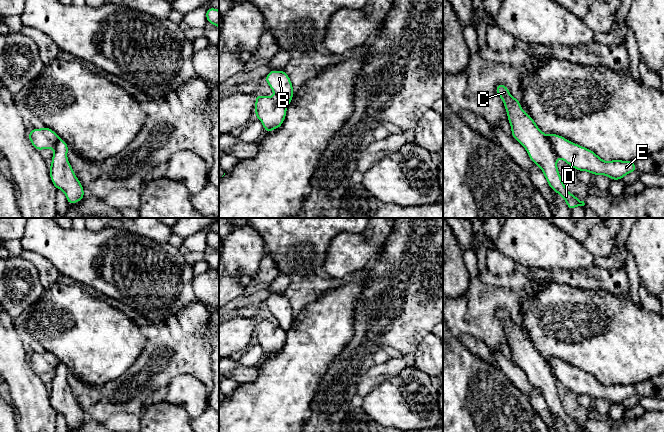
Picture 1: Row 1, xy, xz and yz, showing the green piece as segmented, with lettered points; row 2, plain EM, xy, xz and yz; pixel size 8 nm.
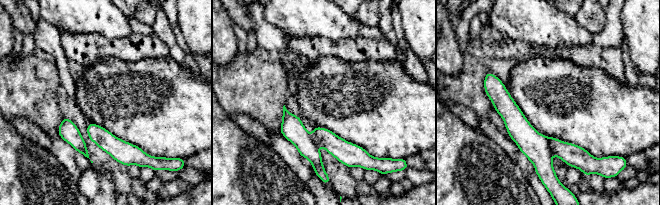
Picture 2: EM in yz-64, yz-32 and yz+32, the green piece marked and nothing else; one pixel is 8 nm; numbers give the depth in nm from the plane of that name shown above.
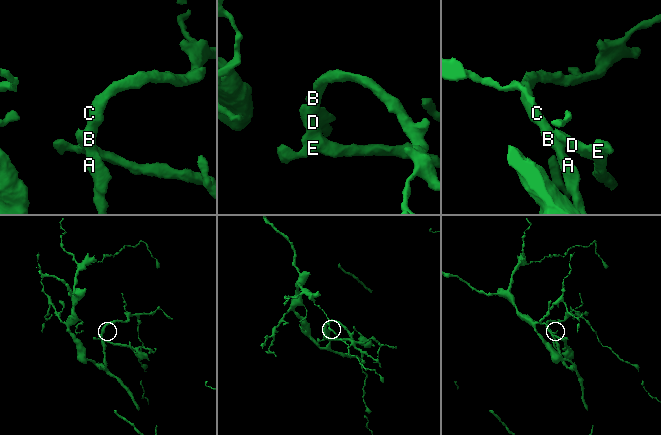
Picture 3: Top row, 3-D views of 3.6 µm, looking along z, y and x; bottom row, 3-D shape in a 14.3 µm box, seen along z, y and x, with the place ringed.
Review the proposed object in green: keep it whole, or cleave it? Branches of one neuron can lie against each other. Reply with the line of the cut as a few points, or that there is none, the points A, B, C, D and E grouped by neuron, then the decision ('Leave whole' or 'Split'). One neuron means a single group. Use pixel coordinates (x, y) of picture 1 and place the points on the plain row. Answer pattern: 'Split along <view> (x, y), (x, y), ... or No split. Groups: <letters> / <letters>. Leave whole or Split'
Split along yz (546, 359), (557, 380). Groups: A B C / D E. Split

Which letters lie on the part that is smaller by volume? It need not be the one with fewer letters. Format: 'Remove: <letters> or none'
Remove: D, E

